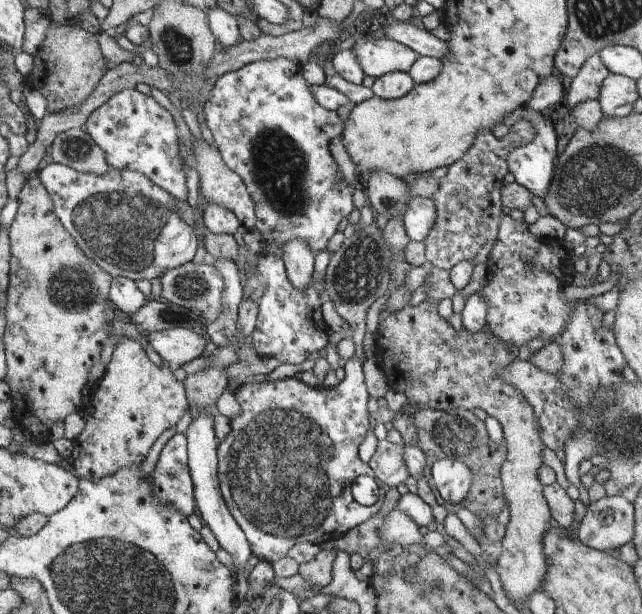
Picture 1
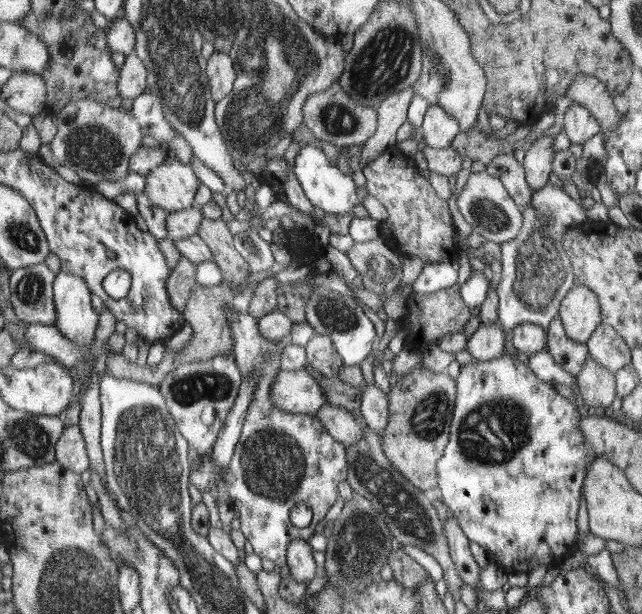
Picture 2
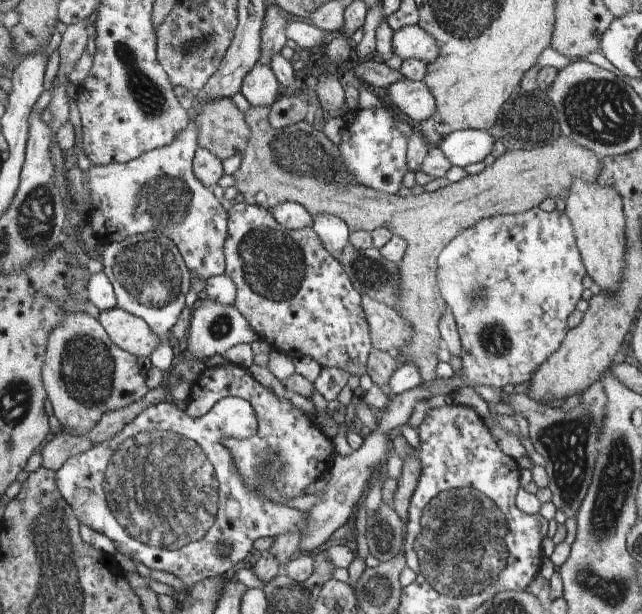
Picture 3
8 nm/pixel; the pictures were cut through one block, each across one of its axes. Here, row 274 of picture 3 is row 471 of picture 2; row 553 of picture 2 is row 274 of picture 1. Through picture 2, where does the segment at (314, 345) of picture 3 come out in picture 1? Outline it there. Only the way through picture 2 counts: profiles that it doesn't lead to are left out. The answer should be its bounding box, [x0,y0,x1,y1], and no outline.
[251,252,328,366]

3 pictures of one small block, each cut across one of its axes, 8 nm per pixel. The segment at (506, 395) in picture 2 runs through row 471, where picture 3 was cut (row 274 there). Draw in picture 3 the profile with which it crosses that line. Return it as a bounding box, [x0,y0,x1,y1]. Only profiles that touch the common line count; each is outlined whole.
[438,207,586,395]

